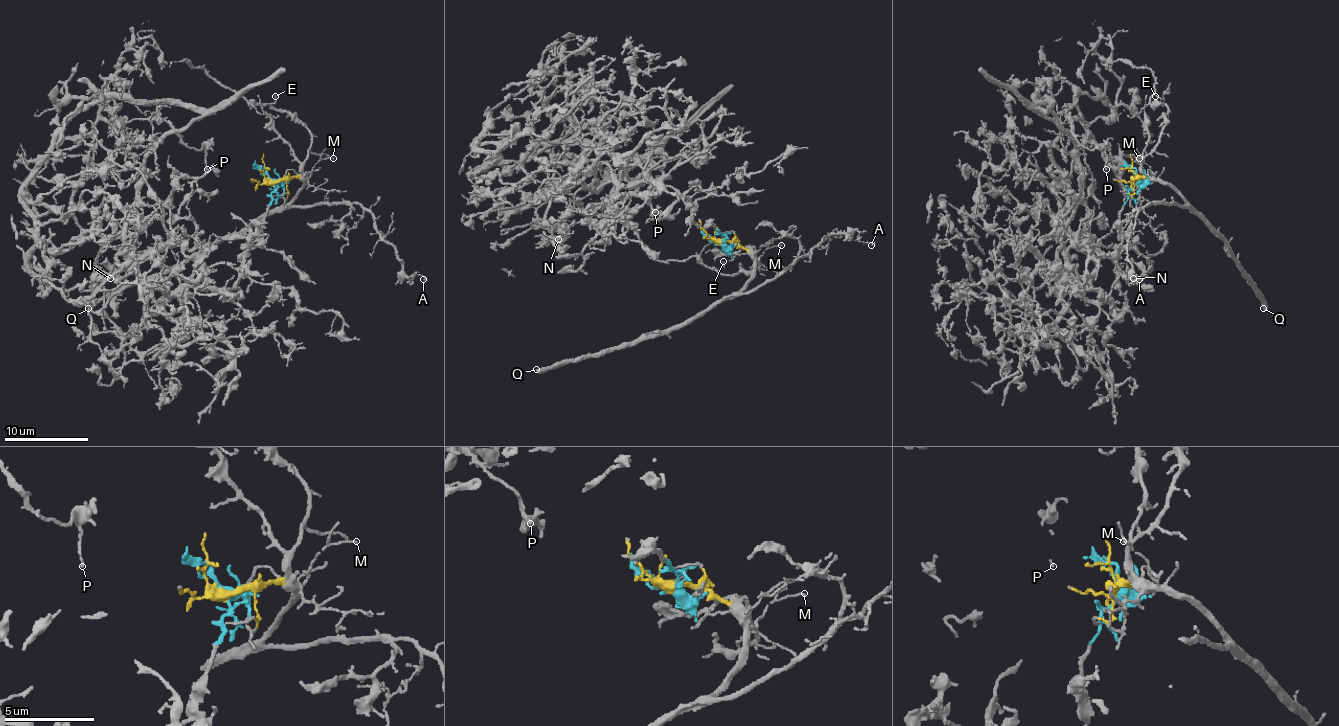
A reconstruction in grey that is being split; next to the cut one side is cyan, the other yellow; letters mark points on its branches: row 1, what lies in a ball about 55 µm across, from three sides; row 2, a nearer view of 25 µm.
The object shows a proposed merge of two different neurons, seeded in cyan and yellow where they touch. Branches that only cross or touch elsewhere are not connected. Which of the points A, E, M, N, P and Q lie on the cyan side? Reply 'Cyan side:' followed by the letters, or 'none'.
Cyan side: N, P

